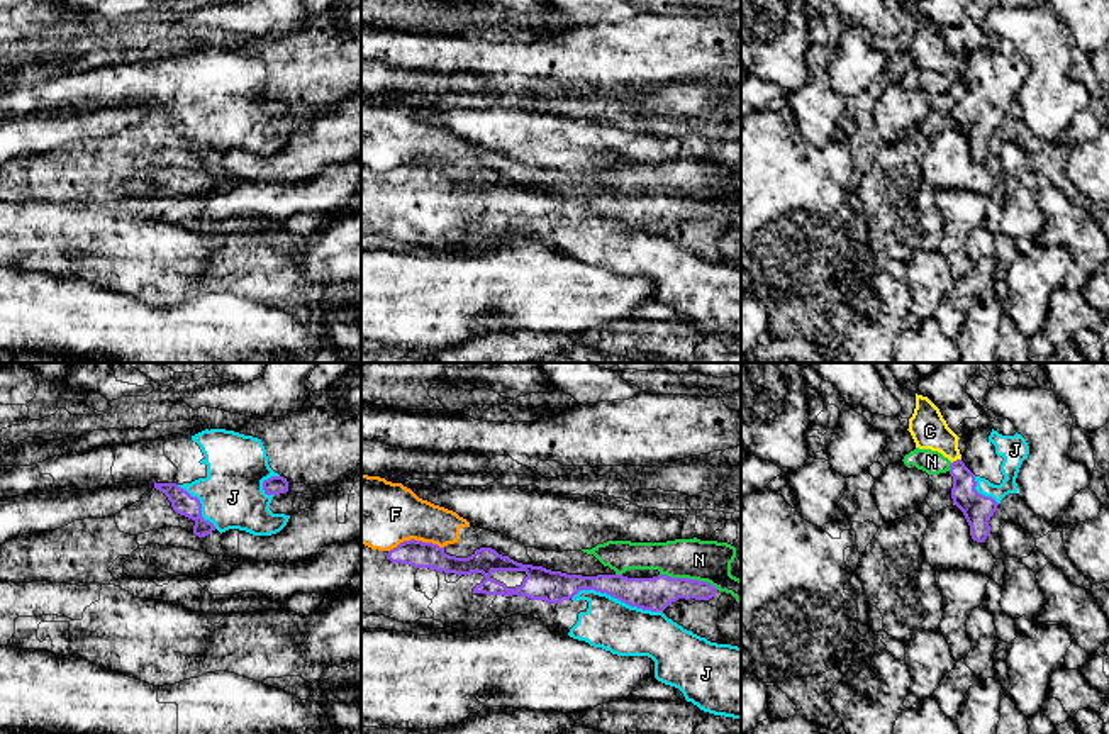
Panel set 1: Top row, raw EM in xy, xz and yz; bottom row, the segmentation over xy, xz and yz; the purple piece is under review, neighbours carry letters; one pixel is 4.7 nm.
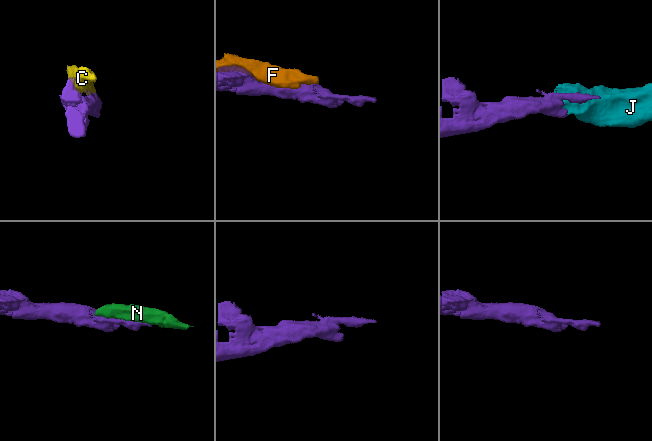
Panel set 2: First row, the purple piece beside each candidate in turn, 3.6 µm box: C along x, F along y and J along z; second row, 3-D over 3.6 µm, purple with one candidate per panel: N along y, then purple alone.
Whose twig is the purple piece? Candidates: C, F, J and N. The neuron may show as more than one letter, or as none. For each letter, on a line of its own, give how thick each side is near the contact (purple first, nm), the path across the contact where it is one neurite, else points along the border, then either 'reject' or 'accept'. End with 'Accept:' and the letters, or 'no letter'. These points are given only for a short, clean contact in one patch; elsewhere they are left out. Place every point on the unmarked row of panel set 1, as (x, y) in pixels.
C: 140 nm thick on the purple side, 180 nm on the other; reject
F: 130 nm thick on the purple side, 320 nm on the other; reject
J: 160 nm thick on the purple side, 240 nm on the other; accept
N: 160 nm thick on the purple side, 190 nm on the other; reject
Accept: J

